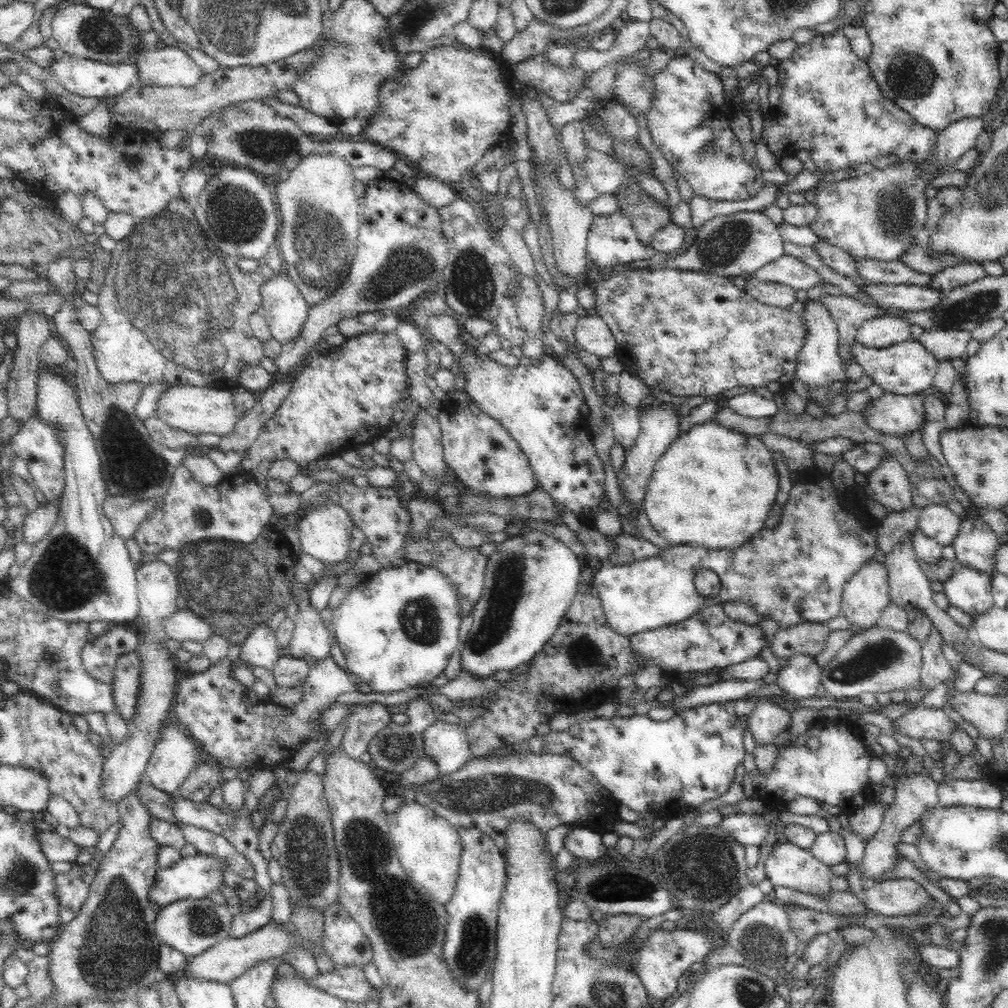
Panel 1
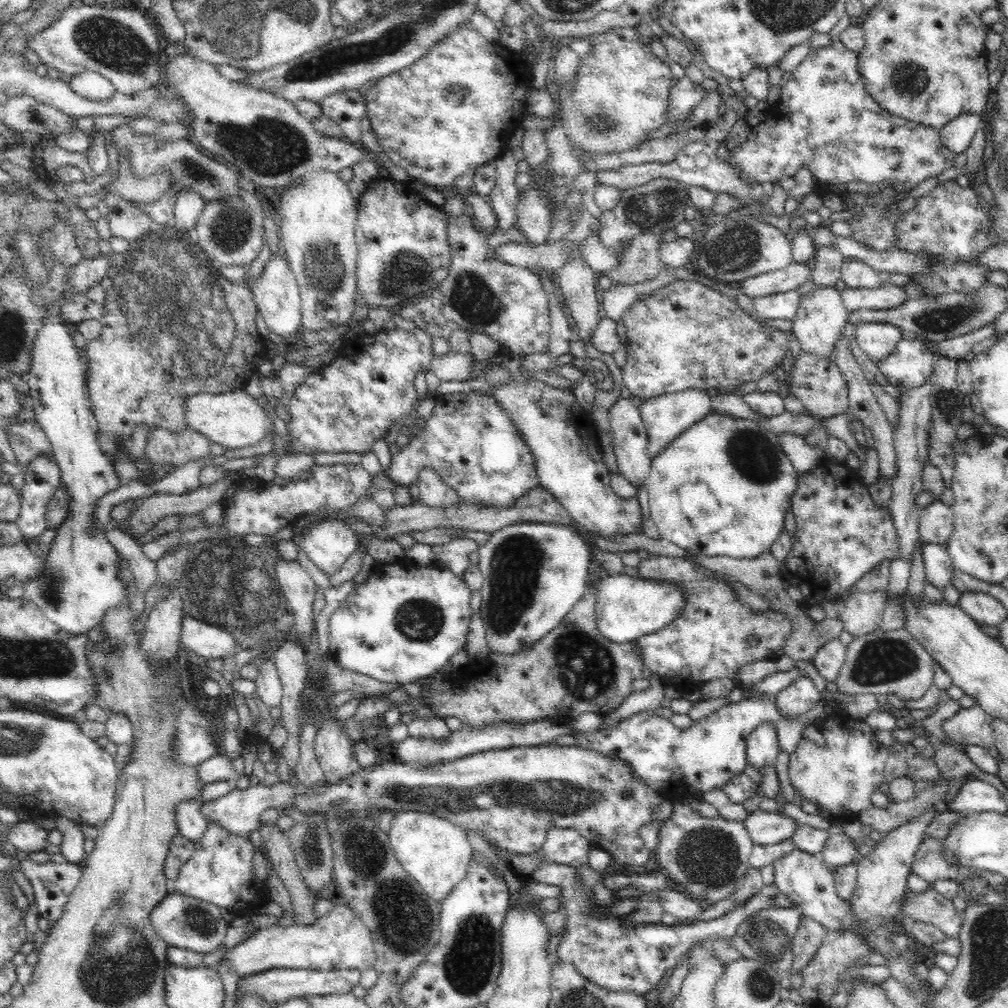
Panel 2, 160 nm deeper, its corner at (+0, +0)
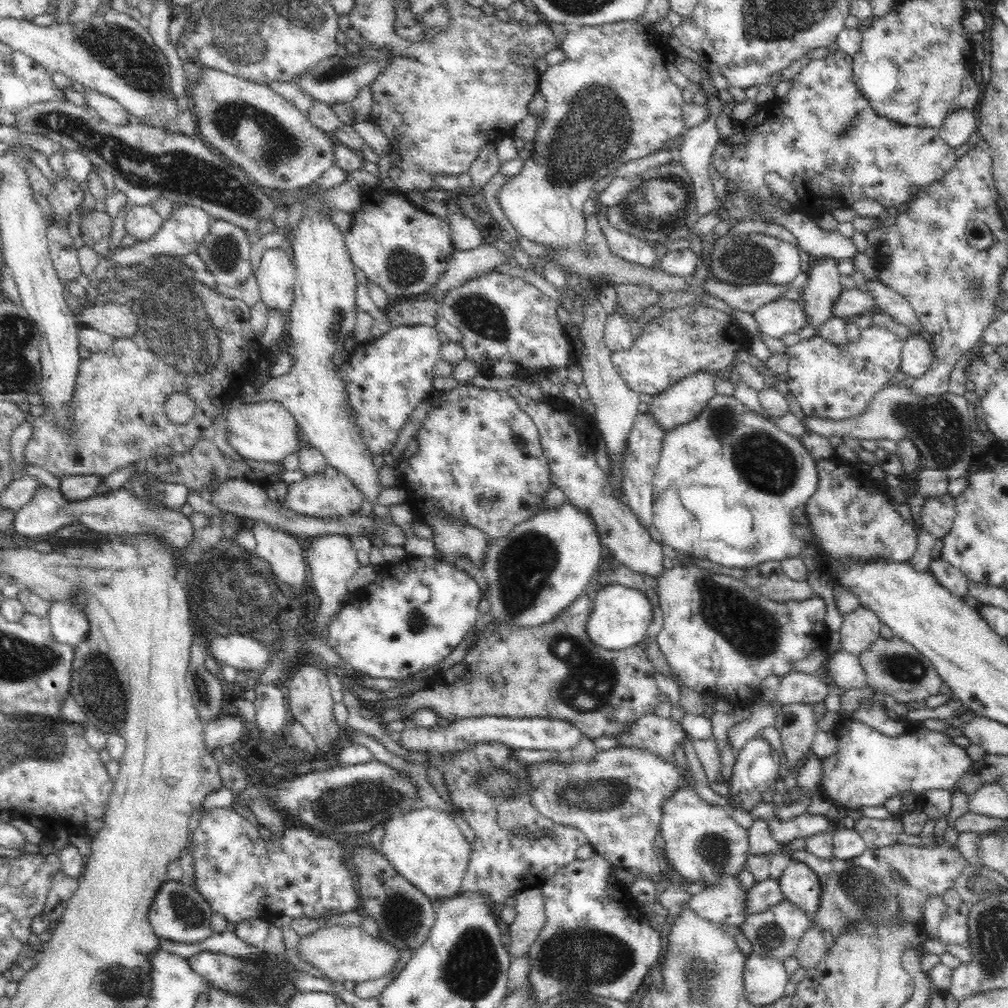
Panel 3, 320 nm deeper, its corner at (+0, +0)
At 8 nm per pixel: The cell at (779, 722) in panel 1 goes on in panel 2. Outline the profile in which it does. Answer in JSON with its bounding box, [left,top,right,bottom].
[745,723,779,773]

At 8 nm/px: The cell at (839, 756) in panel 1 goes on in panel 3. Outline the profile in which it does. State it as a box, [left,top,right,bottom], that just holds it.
[819,720,974,809]

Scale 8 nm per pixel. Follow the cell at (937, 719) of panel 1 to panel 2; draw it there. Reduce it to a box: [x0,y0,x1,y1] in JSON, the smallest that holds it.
[942,704,995,749]

